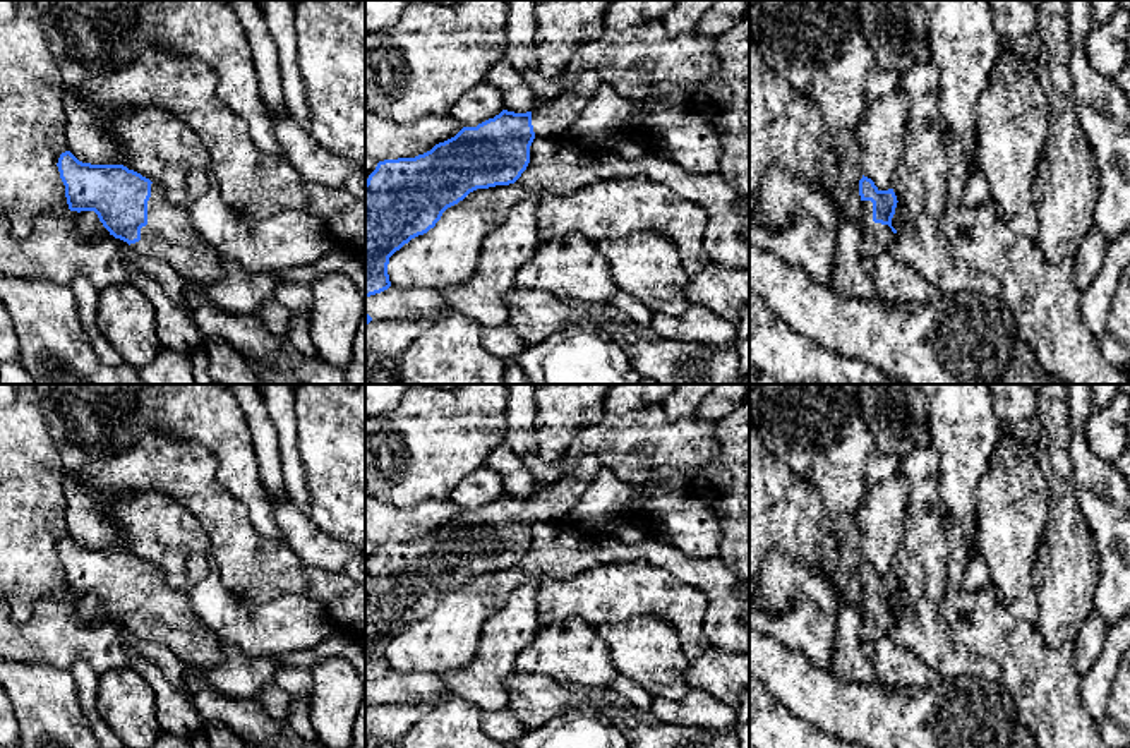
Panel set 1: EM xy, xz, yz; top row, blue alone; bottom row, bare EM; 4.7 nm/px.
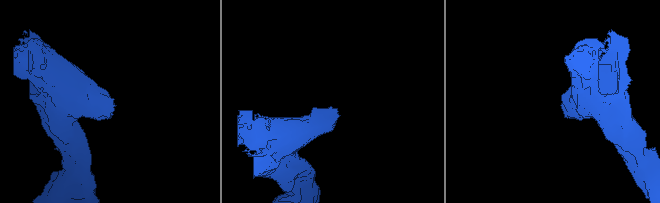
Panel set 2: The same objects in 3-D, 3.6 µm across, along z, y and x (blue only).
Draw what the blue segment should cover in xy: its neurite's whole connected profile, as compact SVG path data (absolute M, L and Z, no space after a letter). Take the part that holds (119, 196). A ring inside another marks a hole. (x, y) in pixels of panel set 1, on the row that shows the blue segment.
M70 151L58 158L60 178L70 211L94 211L103 226L141 256L166 261L187 281L207 283L223 276L223 256L192 226L189 211L166 201L161 185L123 165L91 165Z

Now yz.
M863 175L859 180L861 196L861 254L863 257L878 256L893 244L897 230L892 218L897 208L893 189L880 190L875 182Z

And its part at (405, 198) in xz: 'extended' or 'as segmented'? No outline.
extended

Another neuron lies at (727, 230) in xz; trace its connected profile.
M562 137L533 139L530 163L509 185L477 189L448 208L427 233L412 238L389 257L388 274L401 290L442 292L468 281L478 266L484 238L511 208L532 192L571 194L598 180L645 175L665 184L708 216L705 249L713 262L749 271L749 211L737 206L739 192L718 172L686 173L677 163L645 153L626 160L614 151Z

